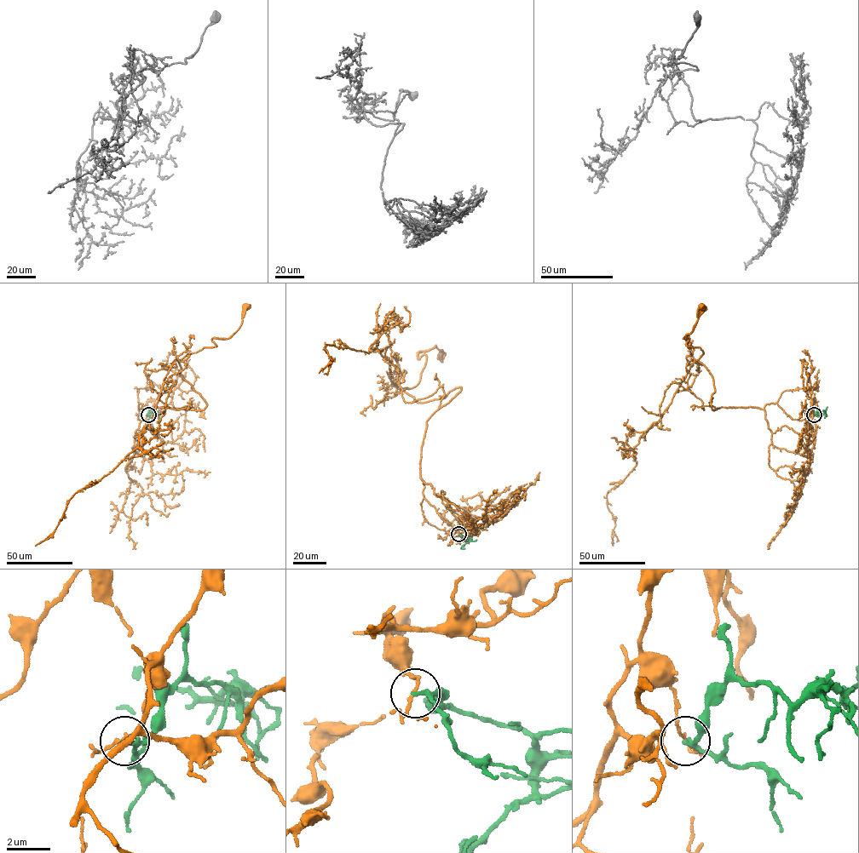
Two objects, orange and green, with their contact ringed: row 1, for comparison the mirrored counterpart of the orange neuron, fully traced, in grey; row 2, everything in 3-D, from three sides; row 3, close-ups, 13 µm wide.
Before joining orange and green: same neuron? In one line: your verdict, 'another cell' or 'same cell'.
another cell

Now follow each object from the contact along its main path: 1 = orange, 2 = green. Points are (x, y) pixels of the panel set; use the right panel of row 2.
1: (814, 415), (793, 420), (776, 403), (712, 410), (713, 380), (698, 361), (704, 352), (683, 337), (703, 306)
2: (814, 415), (817, 411), (825, 411), (827, 416)

